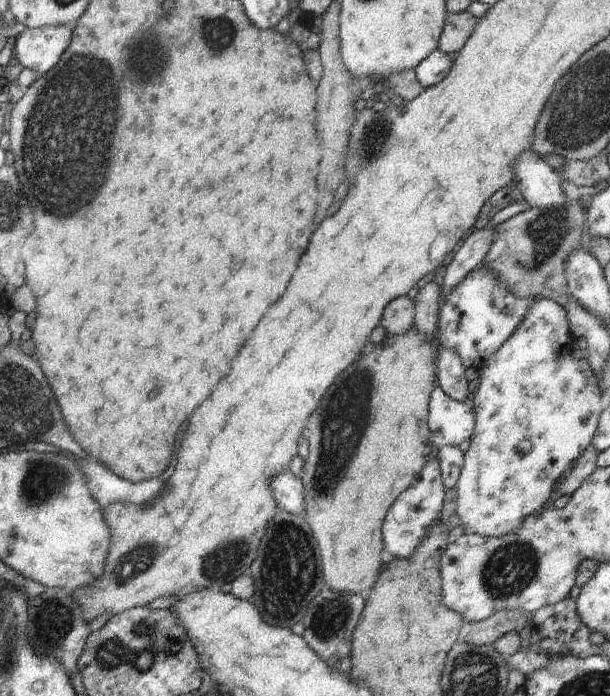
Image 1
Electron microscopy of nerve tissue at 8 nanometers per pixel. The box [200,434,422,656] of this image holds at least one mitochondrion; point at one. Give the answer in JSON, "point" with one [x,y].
{"point":[282,594]}

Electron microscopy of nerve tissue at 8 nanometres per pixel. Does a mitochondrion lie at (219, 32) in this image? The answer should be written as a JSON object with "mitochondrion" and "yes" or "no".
{"mitochondrion":"yes"}

